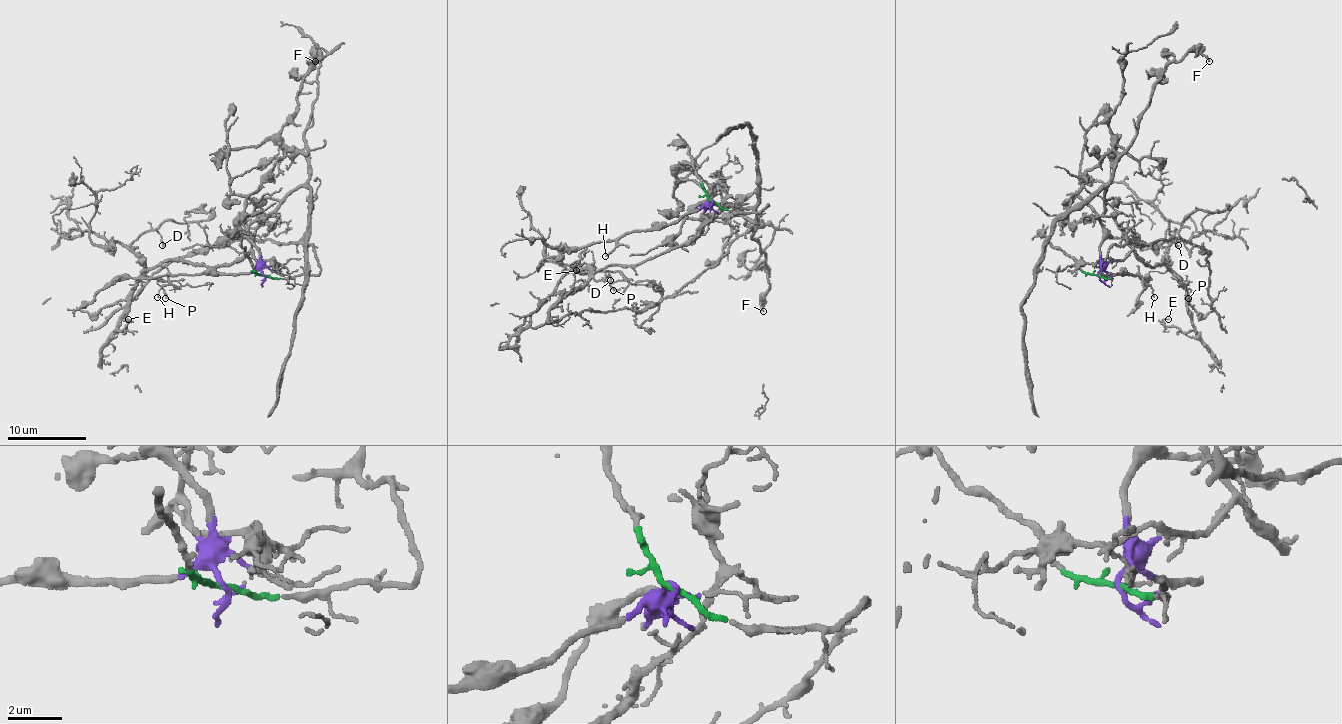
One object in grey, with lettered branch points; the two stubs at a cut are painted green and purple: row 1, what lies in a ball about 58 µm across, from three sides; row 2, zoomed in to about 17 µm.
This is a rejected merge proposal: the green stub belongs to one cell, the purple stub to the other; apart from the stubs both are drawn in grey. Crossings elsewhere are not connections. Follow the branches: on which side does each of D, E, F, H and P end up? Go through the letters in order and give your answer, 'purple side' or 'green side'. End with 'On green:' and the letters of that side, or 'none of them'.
D: purple side
E: purple side
F: purple side
H: purple side
P: purple side
On green: none of them

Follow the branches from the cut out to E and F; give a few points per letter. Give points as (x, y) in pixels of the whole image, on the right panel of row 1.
E: (1098, 276), (1131, 252), (1151, 266), (1163, 260), (1183, 283), (1193, 327), (1181, 331), (1161, 321), (1169, 319)
F: (1098, 276), (1105, 186), (1113, 176), (1113, 162), (1135, 135), (1151, 87), (1167, 65), (1189, 51), (1209, 61)

